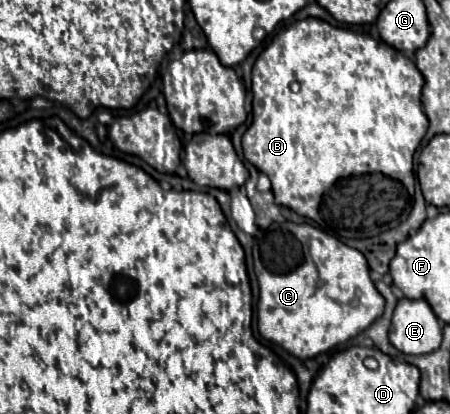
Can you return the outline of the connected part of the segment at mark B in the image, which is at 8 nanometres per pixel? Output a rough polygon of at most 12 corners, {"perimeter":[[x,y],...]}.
{"perimeter":[[307,17],[243,155],[337,239],[407,219],[423,75]]}

